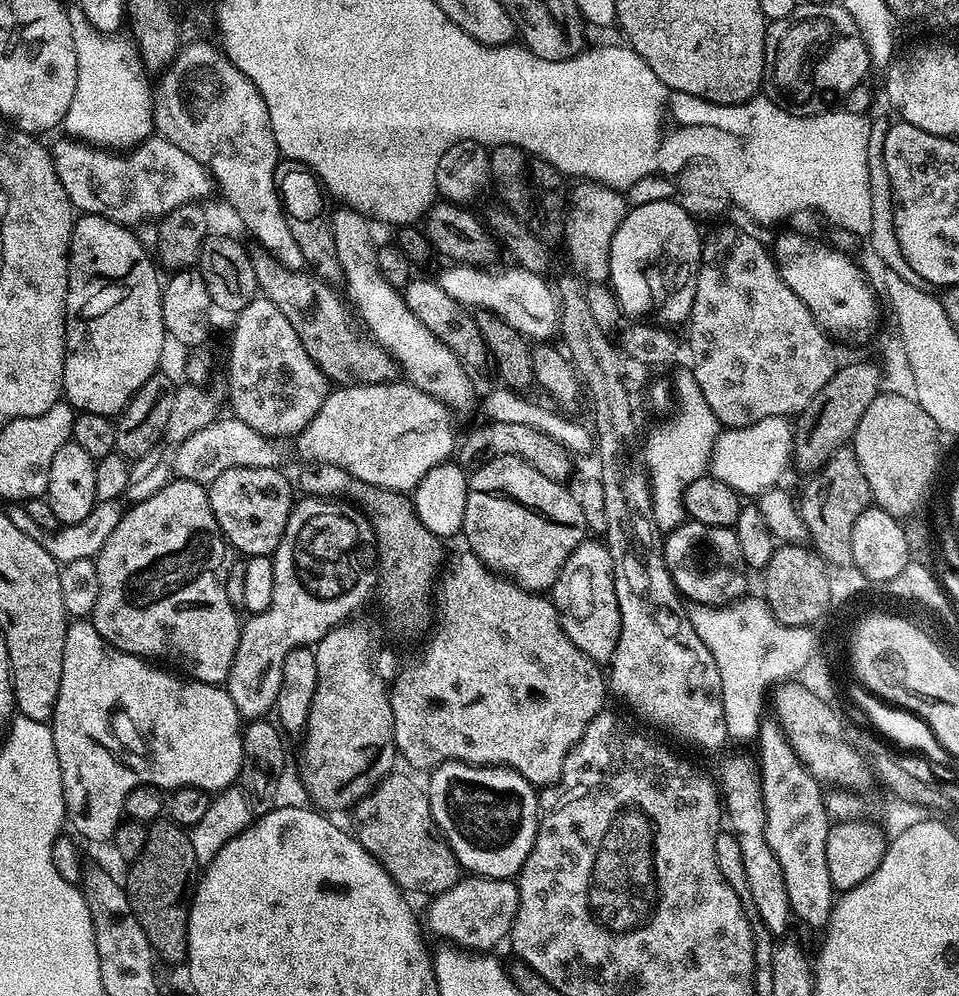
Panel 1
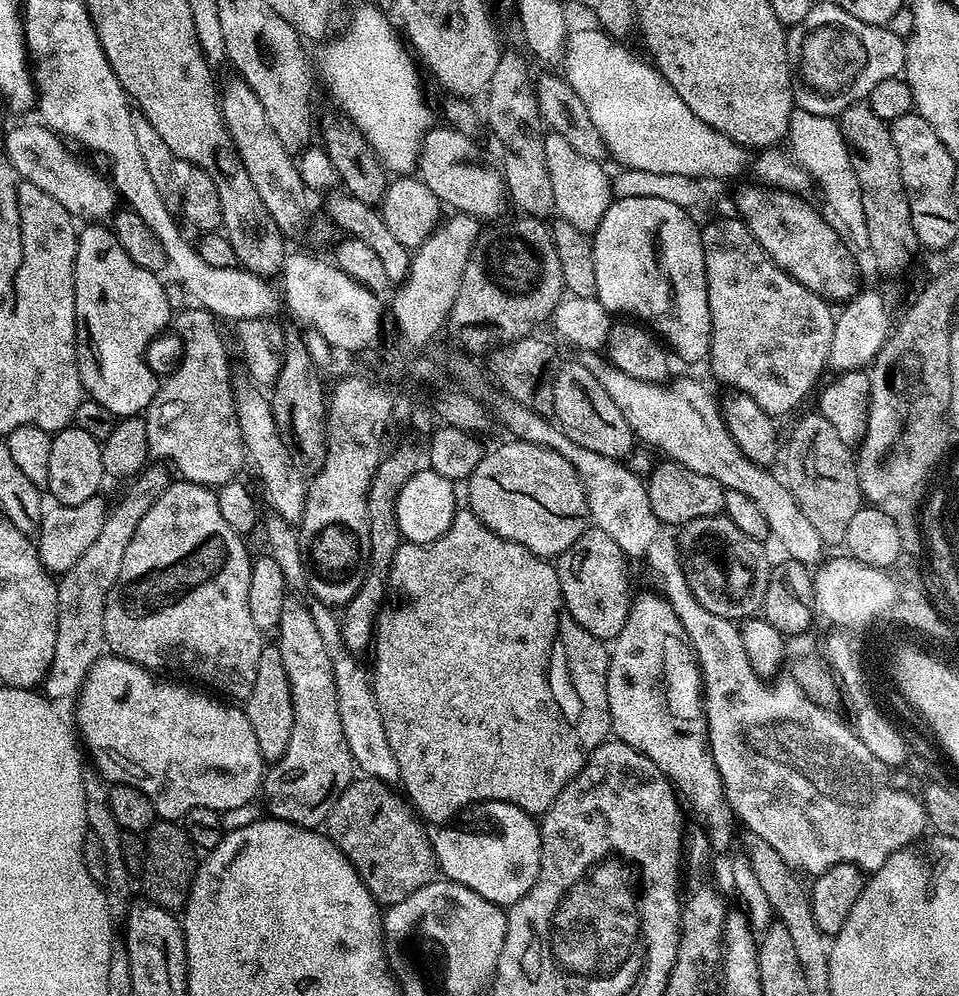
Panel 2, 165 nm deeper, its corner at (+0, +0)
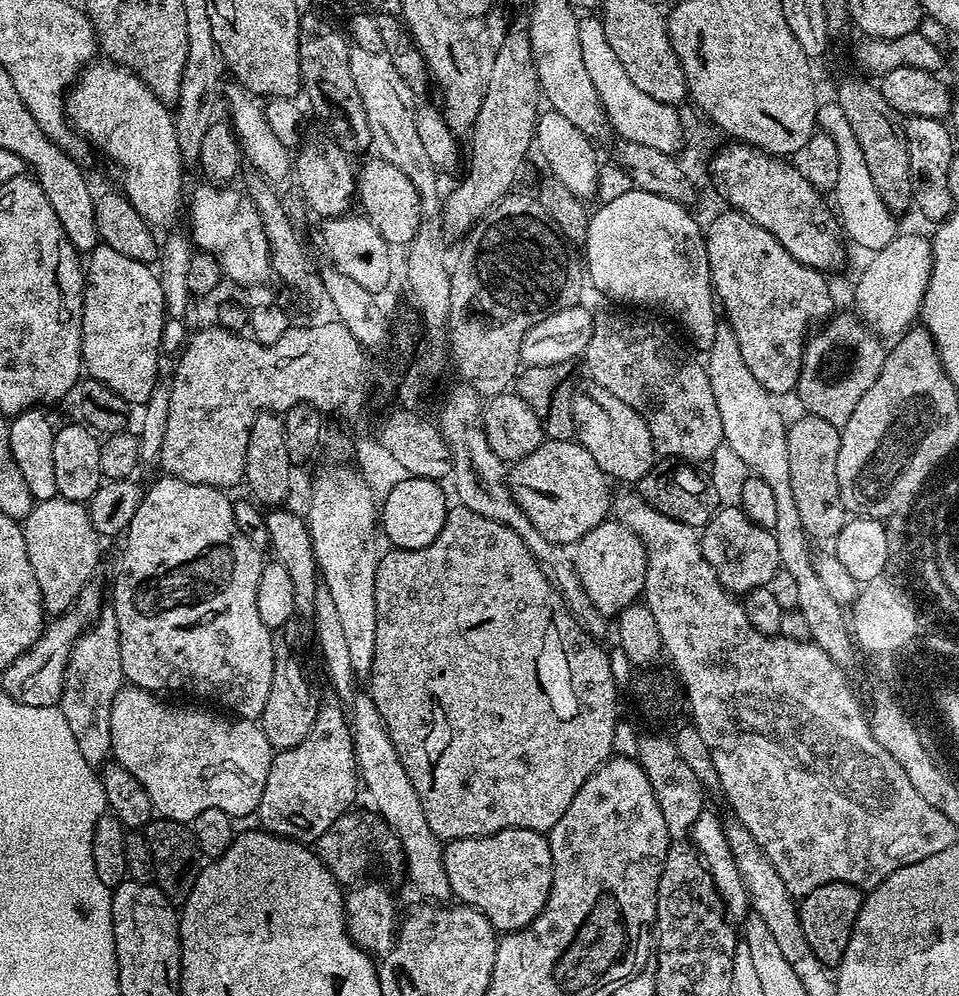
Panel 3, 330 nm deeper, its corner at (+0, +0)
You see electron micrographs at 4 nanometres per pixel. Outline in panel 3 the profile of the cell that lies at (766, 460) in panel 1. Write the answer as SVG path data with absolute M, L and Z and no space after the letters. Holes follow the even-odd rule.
M898 234L885 248L871 253L868 265L856 284L859 319L881 338L899 337L913 327L924 303L924 291L932 273L932 241L925 236Z

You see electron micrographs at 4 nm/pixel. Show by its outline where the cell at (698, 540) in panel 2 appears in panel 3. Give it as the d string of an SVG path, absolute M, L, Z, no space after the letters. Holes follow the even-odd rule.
M724 506L716 511L699 533L700 549L710 562L718 582L733 594L747 594L768 586L781 571L778 542L772 530L750 522L738 506Z

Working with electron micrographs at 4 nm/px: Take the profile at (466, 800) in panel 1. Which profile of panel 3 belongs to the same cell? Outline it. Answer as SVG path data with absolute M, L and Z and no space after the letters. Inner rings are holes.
M507 828L493 836L445 843L444 869L453 897L469 908L477 908L500 934L527 928L544 909L552 885L552 855L547 839L525 828Z

